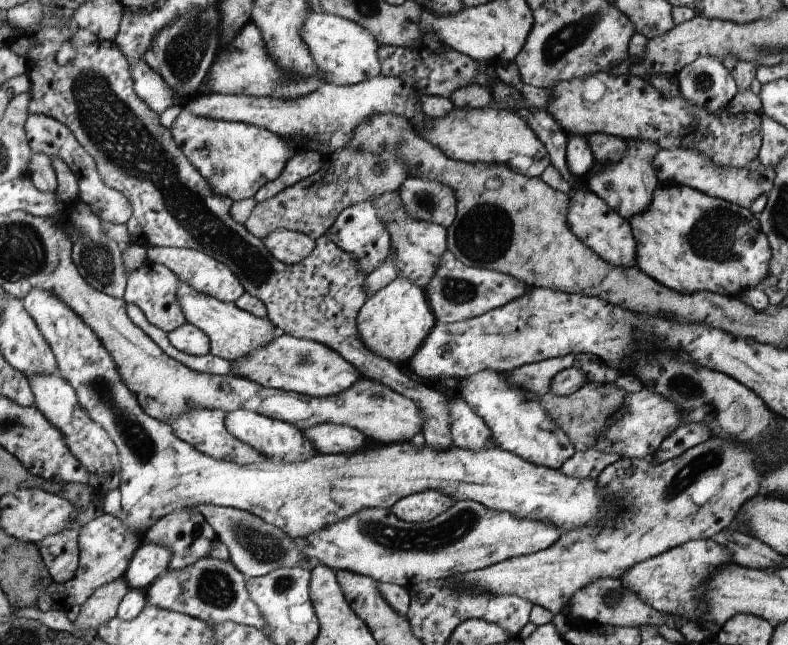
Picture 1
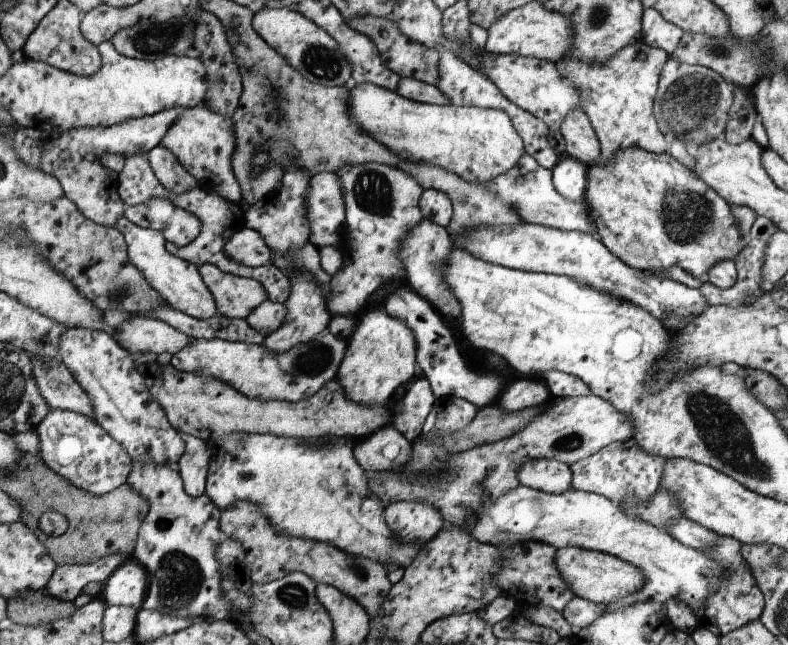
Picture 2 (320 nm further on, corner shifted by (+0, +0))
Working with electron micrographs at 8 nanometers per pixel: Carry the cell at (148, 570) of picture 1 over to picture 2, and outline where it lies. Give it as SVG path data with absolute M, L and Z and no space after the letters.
M132 558L122 562L103 582L103 603L107 606L137 607L147 594L147 574Z

